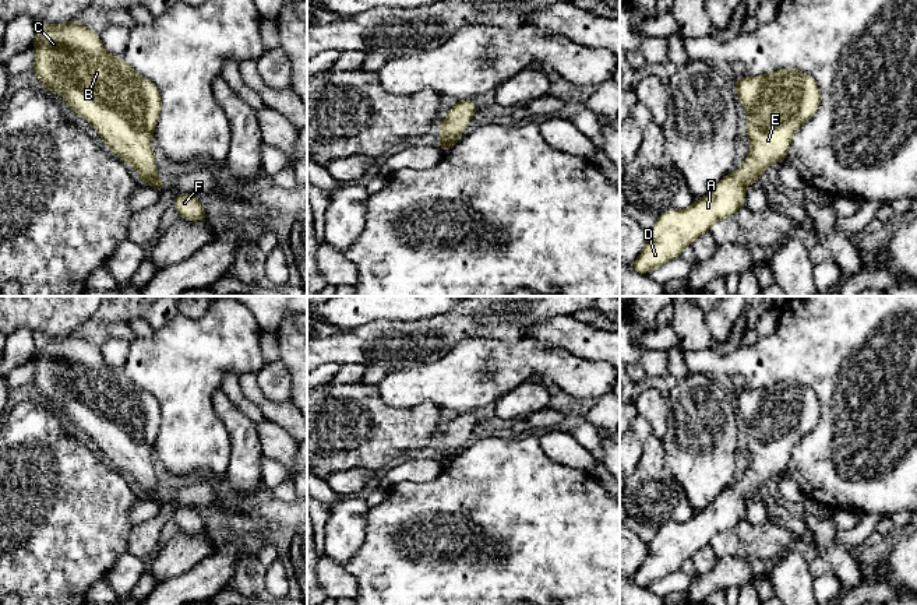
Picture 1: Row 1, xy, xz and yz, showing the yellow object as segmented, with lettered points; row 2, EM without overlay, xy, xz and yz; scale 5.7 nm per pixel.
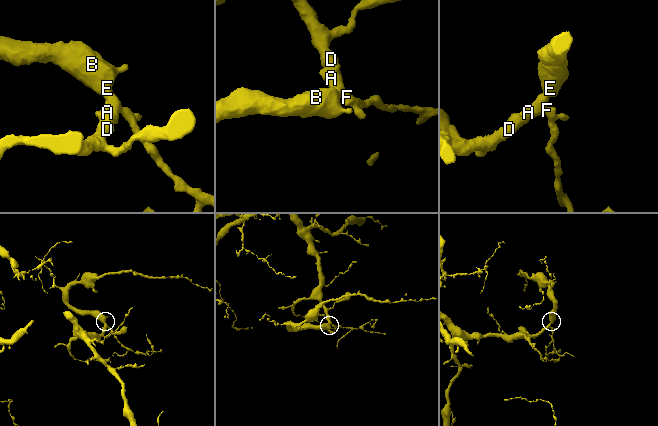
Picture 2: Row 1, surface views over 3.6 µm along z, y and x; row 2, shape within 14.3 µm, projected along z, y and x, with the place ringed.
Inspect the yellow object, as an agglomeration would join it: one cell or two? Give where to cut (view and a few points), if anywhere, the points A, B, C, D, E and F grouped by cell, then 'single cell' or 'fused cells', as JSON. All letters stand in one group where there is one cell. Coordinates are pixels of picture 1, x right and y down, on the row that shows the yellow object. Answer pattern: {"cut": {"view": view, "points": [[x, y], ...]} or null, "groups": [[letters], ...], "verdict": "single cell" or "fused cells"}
{"cut": null, "groups": [["A", "B", "C", "D", "E", "F"]], "verdict": "single cell"}

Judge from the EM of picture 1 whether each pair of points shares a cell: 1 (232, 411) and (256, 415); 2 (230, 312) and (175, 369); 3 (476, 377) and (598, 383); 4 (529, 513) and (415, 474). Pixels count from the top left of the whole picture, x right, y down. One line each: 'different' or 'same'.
1: different
2: same
3: same
4: different

